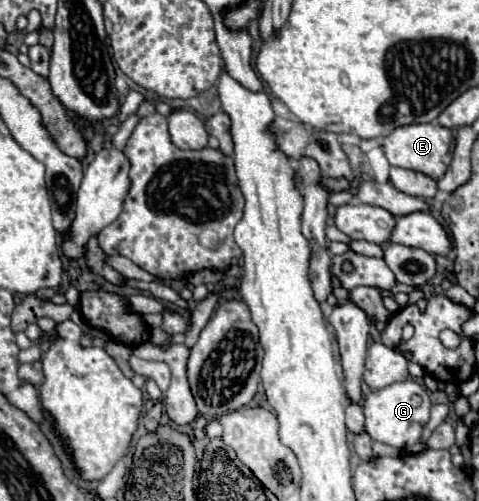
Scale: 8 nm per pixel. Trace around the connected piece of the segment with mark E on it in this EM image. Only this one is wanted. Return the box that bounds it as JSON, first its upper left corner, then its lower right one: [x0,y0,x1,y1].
[383,124,453,180]

